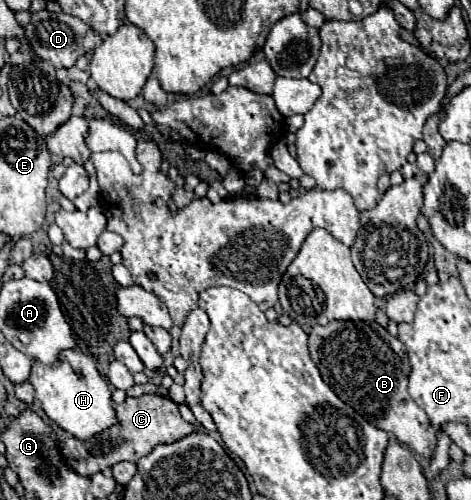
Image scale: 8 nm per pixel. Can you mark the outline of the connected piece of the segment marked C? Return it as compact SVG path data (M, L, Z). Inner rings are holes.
M158 395L126 397L126 401L120 405L114 405L114 409L120 419L120 425L92 437L90 441L78 441L64 431L58 433L62 459L78 475L92 477L94 473L100 473L102 469L112 467L120 461L138 461L140 457L148 455L152 451L152 447L156 447L160 443L174 443L182 437L198 431L196 425L182 419L178 405L168 397L158 397Z

